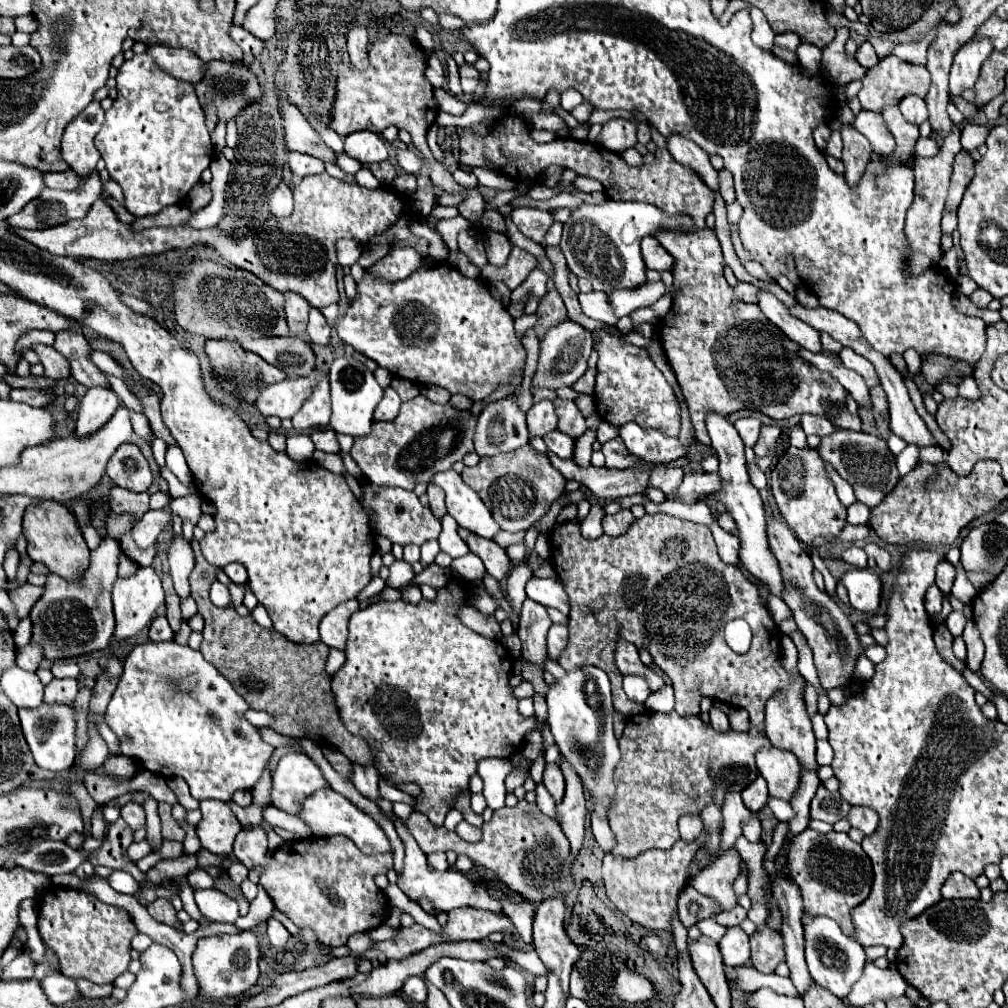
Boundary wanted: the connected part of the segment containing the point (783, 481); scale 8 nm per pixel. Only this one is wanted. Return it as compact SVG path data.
M789 447L777 461L773 475L771 475L771 493L775 497L775 503L785 519L785 523L799 531L799 539L808 545L810 556L817 569L823 576L826 592L832 596L835 593L837 581L831 575L820 557L818 550L813 546L813 540L819 535L825 535L829 541L835 541L839 531L845 527L847 509L839 503L835 495L833 483L825 475L823 459L817 455L815 449L797 449Z

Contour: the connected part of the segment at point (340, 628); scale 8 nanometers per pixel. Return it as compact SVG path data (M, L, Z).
M351 599L341 603L339 607L335 607L331 613L327 613L321 621L321 641L333 649L345 649L345 641L347 641L347 623L351 613L355 613L359 609L359 601Z

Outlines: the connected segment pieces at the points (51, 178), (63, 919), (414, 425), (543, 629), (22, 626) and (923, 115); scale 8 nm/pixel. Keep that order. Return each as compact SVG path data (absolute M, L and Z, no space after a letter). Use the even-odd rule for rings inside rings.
M65 171L65 173L43 173L45 179L45 187L49 189L77 189L81 185L81 181L73 175L73 171Z
M53 889L39 901L39 933L43 941L57 953L61 973L69 979L89 979L91 983L113 983L127 971L131 961L131 939L137 933L131 915L121 907L99 903L95 895L73 889Z
M419 395L403 403L393 421L375 421L369 435L355 439L351 455L371 483L413 491L417 483L429 483L431 475L451 469L455 461L473 451L475 425L477 417L471 411L457 411L449 403L431 403Z
M527 599L523 603L523 611L519 617L519 629L517 635L521 639L521 659L537 665L545 671L545 661L547 661L547 631L551 627L551 619L545 611L543 605Z
M29 619L19 621L19 627L15 629L13 639L15 639L15 647L23 647L29 643L29 639L31 639L31 621Z
M909 95L899 103L899 109L903 113L903 117L913 123L913 125L921 125L927 119L927 107L925 101L917 95Z

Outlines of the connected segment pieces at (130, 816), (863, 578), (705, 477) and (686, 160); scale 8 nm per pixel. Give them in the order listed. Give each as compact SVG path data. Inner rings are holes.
M133 801L125 803L121 807L121 817L129 823L129 827L133 831L137 831L141 825L145 825L145 811L143 811L143 807L139 803L133 803Z
M851 569L845 573L841 583L849 591L851 605L863 613L873 613L879 607L881 599L881 577L869 569Z
M718 472L687 473L681 487L675 495L679 495L685 503L695 503L697 495L708 495L721 488L722 478Z
M671 135L669 141L667 141L667 149L669 149L669 153L673 155L673 159L677 163L697 171L697 175L707 183L707 187L711 187L713 191L719 189L719 185L717 185L717 171L711 167L709 155L701 147L697 147L689 139L683 139L679 135Z

